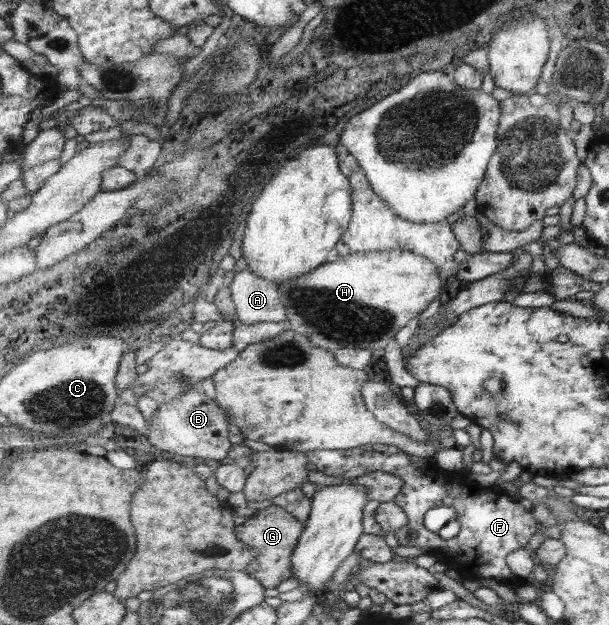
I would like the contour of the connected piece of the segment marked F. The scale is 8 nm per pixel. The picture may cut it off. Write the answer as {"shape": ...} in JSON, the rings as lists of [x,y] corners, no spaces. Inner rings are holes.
{"shape":[[[369,444],[344,451],[313,450],[307,452],[310,462],[325,474],[340,477],[343,472],[349,472],[351,468],[360,466],[366,467],[369,472],[383,471],[405,479],[405,486],[394,501],[404,508],[409,517],[409,524],[394,534],[398,544],[433,548],[433,554],[437,556],[437,560],[455,568],[461,581],[487,578],[511,588],[514,588],[516,584],[532,584],[539,591],[550,590],[545,585],[547,574],[549,574],[545,564],[539,561],[531,578],[515,576],[507,564],[507,556],[515,550],[526,548],[527,542],[538,533],[537,527],[539,528],[540,524],[533,517],[530,509],[523,508],[517,500],[507,494],[499,496],[495,492],[485,492],[483,486],[469,479],[468,472],[465,470],[454,473],[435,465],[431,468],[422,468],[411,457],[397,445],[383,444]],[[437,506],[457,508],[457,516],[463,526],[457,536],[446,539],[436,532],[431,532],[425,526],[425,515]],[[411,534],[417,534],[417,538],[409,538]],[[446,550],[450,551],[450,557],[438,557],[438,553],[446,554]]]}

